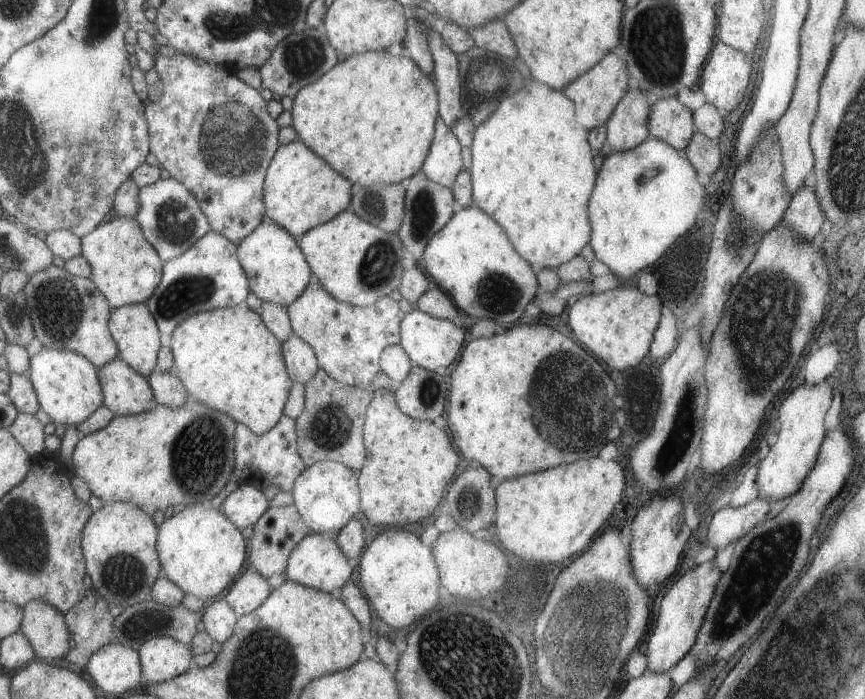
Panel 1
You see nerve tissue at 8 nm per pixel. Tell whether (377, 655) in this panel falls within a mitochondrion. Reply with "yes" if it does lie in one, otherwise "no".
no

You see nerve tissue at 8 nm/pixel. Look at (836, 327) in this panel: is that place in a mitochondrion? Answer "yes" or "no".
no

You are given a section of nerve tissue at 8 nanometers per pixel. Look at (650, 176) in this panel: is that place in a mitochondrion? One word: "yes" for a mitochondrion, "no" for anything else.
yes

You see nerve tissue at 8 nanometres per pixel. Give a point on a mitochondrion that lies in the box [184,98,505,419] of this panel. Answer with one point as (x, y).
(233, 141)

